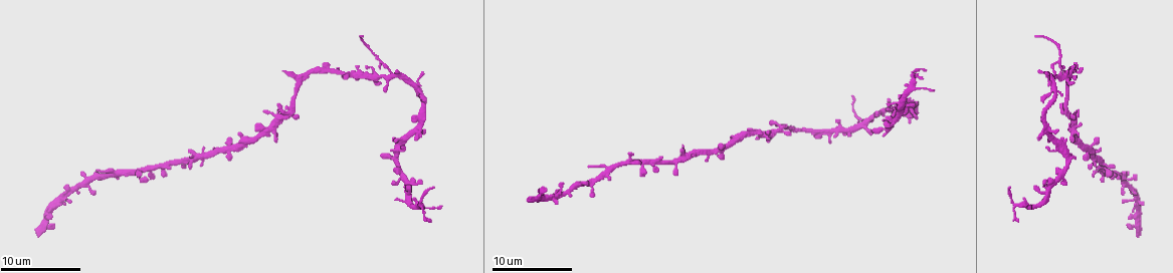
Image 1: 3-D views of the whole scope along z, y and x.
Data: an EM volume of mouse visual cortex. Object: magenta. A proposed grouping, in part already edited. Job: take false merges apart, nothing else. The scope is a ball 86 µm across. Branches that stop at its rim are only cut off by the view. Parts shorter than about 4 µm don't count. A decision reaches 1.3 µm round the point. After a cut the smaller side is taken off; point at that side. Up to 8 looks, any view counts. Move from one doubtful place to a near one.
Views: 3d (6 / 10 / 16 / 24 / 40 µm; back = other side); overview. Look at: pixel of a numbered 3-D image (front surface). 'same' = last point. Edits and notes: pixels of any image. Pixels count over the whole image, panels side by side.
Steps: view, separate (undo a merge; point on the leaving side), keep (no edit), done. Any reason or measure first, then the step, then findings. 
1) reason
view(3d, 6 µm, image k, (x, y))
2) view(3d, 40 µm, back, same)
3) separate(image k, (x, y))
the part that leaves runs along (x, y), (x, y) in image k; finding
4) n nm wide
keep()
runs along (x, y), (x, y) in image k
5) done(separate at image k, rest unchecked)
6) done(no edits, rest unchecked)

sudden change in width
view(3d, 16 µm, image 1, (1050, 104))

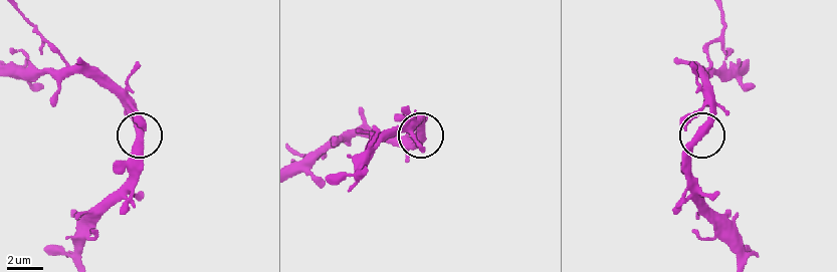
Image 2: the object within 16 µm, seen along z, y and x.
keep()
one neuron here

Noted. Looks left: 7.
three-way junction
view(3d, 16 µm, image 1, (914, 78))

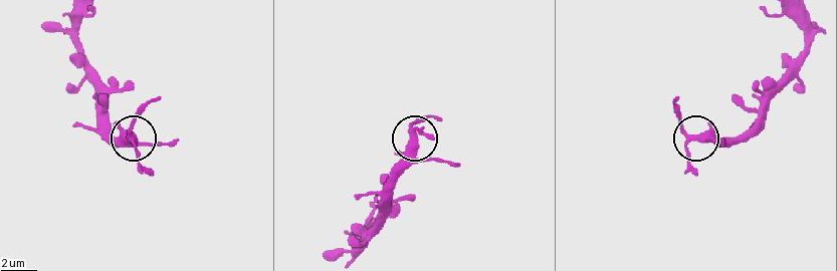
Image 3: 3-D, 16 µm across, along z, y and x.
360 nm wide
keep()
all the same neuron

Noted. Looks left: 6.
small branch off a trunk
view(3d, 16 µm, image 1, (391, 74))

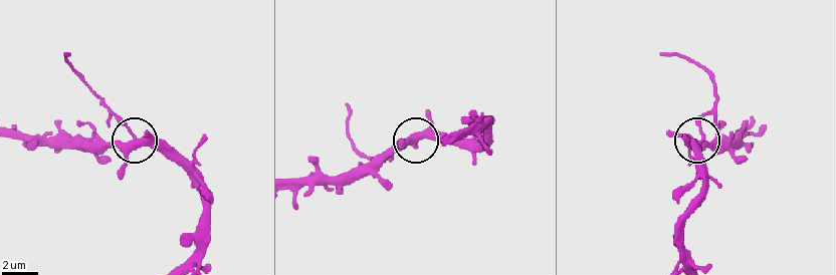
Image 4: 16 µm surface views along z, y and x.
4 arms
separate(image 4, (120, 115))
the part that leaves runs along (132, 133), (78, 76), (64, 54) in image 4; a second neuron is stuck on

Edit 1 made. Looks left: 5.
view(3d, 10 µm, image 1, (1066, 90))

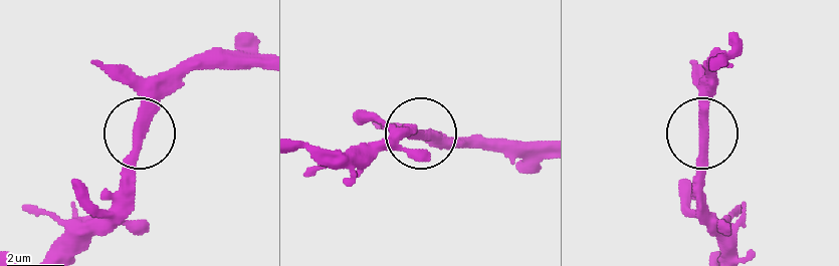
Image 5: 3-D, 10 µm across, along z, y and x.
side arm 45 µm
keep()
runs along (135, 131), (140, 154), (132, 209) in image 5; one neuron here

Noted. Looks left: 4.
done(separate at image 4, rest unchecked)

